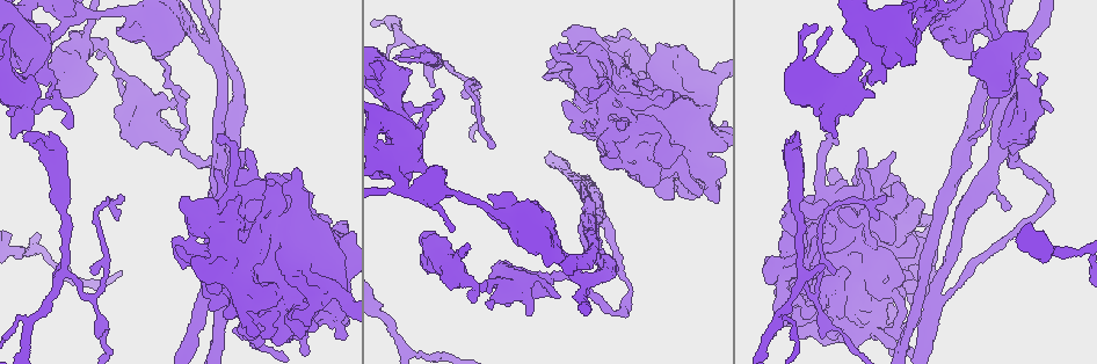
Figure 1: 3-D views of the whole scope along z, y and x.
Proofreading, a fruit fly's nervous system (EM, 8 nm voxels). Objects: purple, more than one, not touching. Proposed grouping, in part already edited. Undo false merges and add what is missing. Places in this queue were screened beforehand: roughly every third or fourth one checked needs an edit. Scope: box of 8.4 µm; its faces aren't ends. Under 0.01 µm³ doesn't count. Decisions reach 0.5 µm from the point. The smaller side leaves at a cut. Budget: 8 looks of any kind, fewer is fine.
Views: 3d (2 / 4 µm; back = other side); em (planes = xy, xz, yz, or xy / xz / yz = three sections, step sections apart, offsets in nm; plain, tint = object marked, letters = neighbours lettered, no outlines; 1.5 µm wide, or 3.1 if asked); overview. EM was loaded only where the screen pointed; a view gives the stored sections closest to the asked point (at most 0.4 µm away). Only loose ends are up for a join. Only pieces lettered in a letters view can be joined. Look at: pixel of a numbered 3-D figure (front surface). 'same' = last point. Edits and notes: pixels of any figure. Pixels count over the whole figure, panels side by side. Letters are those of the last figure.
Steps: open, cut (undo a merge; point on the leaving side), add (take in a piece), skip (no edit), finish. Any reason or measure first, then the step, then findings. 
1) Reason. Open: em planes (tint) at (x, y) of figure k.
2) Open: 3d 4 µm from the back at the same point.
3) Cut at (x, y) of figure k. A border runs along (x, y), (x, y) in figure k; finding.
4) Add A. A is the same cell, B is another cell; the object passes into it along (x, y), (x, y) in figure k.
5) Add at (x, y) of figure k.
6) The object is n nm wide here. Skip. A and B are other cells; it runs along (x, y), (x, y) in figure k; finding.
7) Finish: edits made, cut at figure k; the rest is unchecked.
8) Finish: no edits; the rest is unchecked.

Tapers out. Open: 3d 2 µm at (822, 339) of figure 1.

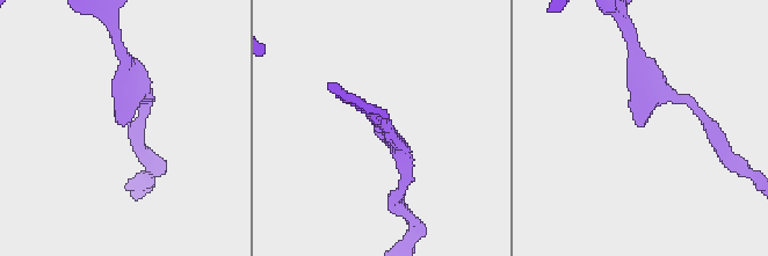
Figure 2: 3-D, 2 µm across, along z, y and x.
Need the tissue. Open: em planes (letters) at (639, 123) of figure 2.

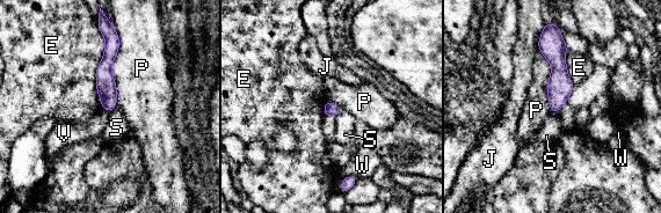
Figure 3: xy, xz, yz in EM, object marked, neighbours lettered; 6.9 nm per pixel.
The longest contact is with E, 550 nm. Skip. E, J, P, S, V and W are other cells; it runs along (549, 38), (558, 61), (553, 109) in figure 3; no lettered piece goes on from it.

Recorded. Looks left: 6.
Open: em xy step 8 (letters) at (560, 297) of figure 1.

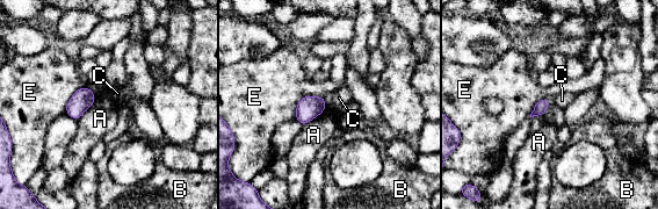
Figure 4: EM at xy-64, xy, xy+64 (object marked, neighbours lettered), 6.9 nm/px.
Skip. A, B, C and E are other cells; no lettered piece goes on from it.

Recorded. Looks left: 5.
Calibre changes. Open: em planes (letters) at (161, 56) of figure 1.

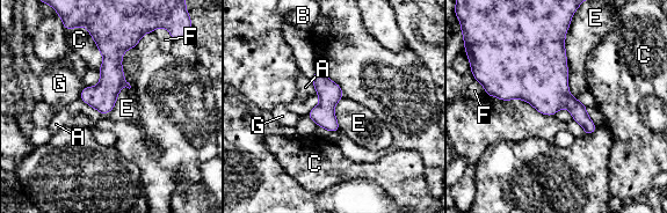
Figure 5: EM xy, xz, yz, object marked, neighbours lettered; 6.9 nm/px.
Skip. A, B, C, E, F and G are other cells; a border runs along (136, 45), (104, 115) in figure 5; continuous, no second cell.

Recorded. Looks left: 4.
Finish: no edits; the rest is unchecked.

